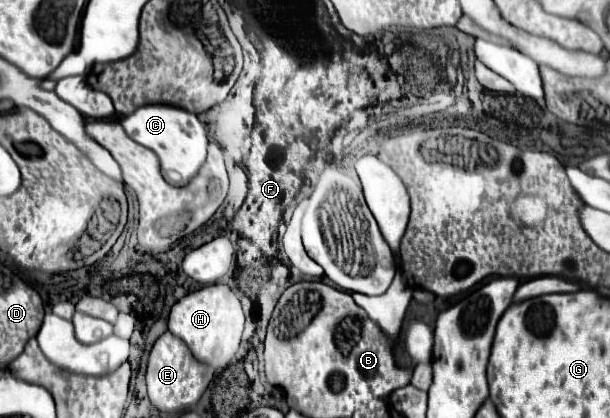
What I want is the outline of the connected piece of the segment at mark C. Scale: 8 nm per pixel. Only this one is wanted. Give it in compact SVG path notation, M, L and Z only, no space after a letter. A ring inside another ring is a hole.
M143 105L135 113L123 117L121 125L133 141L155 151L161 161L165 179L173 185L187 185L205 163L209 139L203 123L197 119L195 113L183 111L173 105Z

